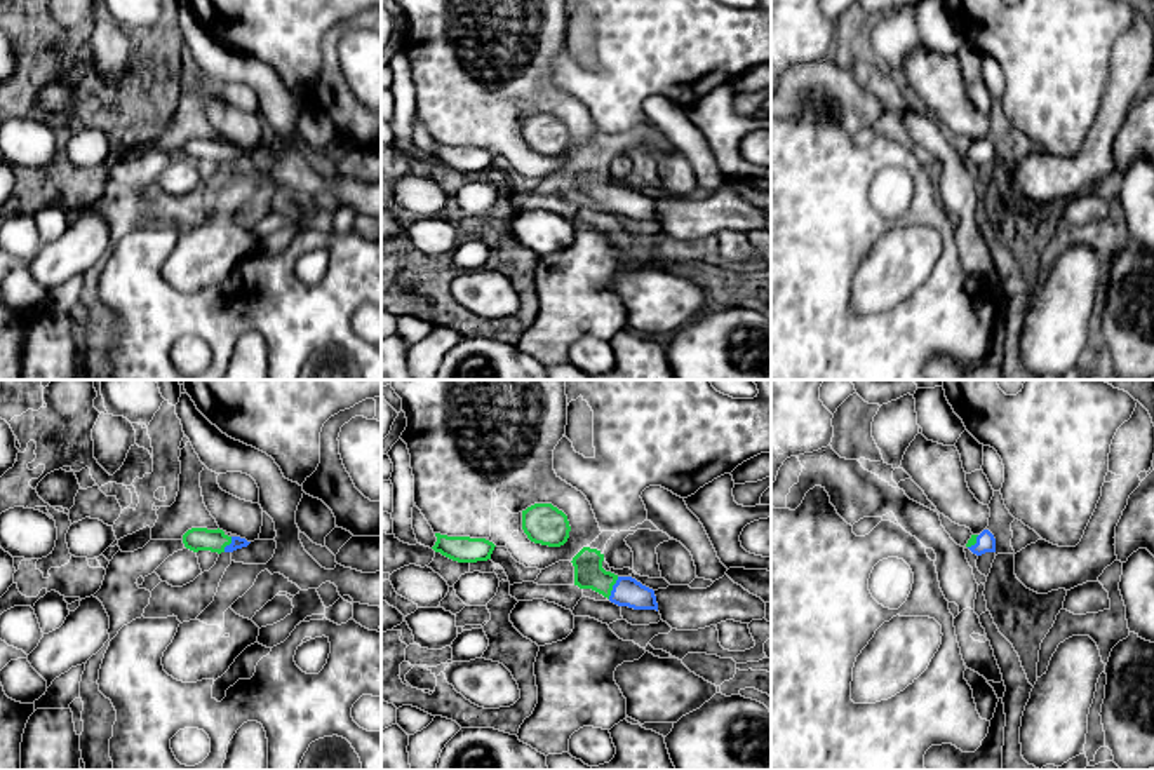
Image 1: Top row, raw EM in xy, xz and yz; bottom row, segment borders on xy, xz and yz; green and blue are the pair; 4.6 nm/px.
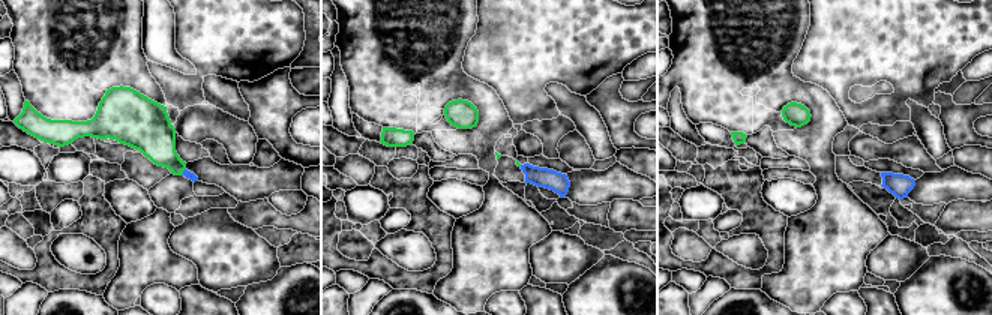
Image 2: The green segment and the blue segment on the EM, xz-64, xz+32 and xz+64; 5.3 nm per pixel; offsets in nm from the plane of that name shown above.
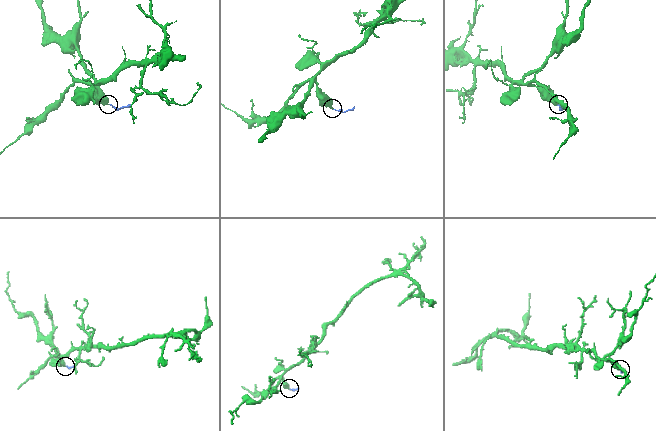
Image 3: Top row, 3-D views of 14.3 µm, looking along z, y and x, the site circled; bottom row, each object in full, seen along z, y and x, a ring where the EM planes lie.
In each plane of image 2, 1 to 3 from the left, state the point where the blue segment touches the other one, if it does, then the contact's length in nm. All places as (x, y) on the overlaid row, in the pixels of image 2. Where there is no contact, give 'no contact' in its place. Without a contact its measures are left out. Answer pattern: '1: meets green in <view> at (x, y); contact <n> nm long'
1: meets green in xz-64 at (183, 170); contact 40 nm long
2: no contact
3: no contact

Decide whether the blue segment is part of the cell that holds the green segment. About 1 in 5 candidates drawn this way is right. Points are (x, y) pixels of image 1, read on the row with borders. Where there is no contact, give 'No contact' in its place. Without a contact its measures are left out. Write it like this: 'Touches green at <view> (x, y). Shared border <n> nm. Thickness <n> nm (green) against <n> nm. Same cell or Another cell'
Touches green at xz (611, 587). Shared border 120 nm. Thickness 140 nm (green) against 140 nm. Same cell

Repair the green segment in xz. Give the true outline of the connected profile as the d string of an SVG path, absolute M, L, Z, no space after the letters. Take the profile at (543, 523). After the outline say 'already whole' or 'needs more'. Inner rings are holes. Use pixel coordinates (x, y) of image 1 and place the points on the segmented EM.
M534 503L522 510L522 530L534 544L560 547L569 538L567 516L552 503Z; already whole

